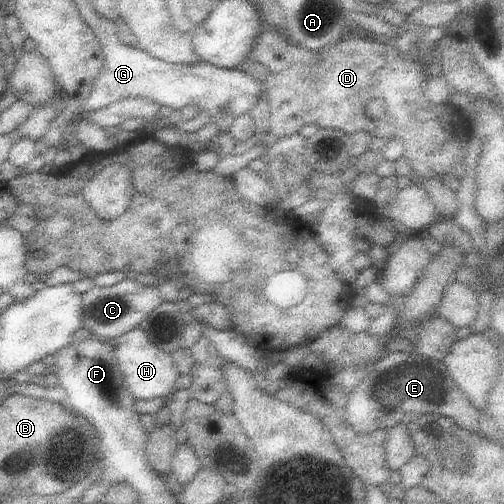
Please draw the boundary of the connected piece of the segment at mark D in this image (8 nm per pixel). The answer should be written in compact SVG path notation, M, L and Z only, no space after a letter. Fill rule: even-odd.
M281 26L275 30L262 30L257 37L251 52L248 54L247 62L250 65L260 67L260 75L264 78L264 91L269 107L268 132L276 139L299 133L300 128L310 123L317 129L339 129L346 135L352 135L358 130L369 132L374 137L380 137L389 141L399 140L402 144L402 154L405 162L409 164L413 175L421 178L428 178L432 181L438 180L442 174L452 176L458 183L465 174L463 159L465 158L468 141L465 136L457 136L457 128L453 126L451 114L453 110L447 108L448 103L443 106L435 106L427 102L423 96L423 86L427 75L425 74L425 60L418 51L411 49L407 56L397 52L393 43L377 42L367 38L339 38L334 43L325 45L319 52L305 54L305 62L315 60L317 63L293 66L293 45L294 42L283 32ZM375 98L383 100L383 114L371 120L365 115L365 104Z

